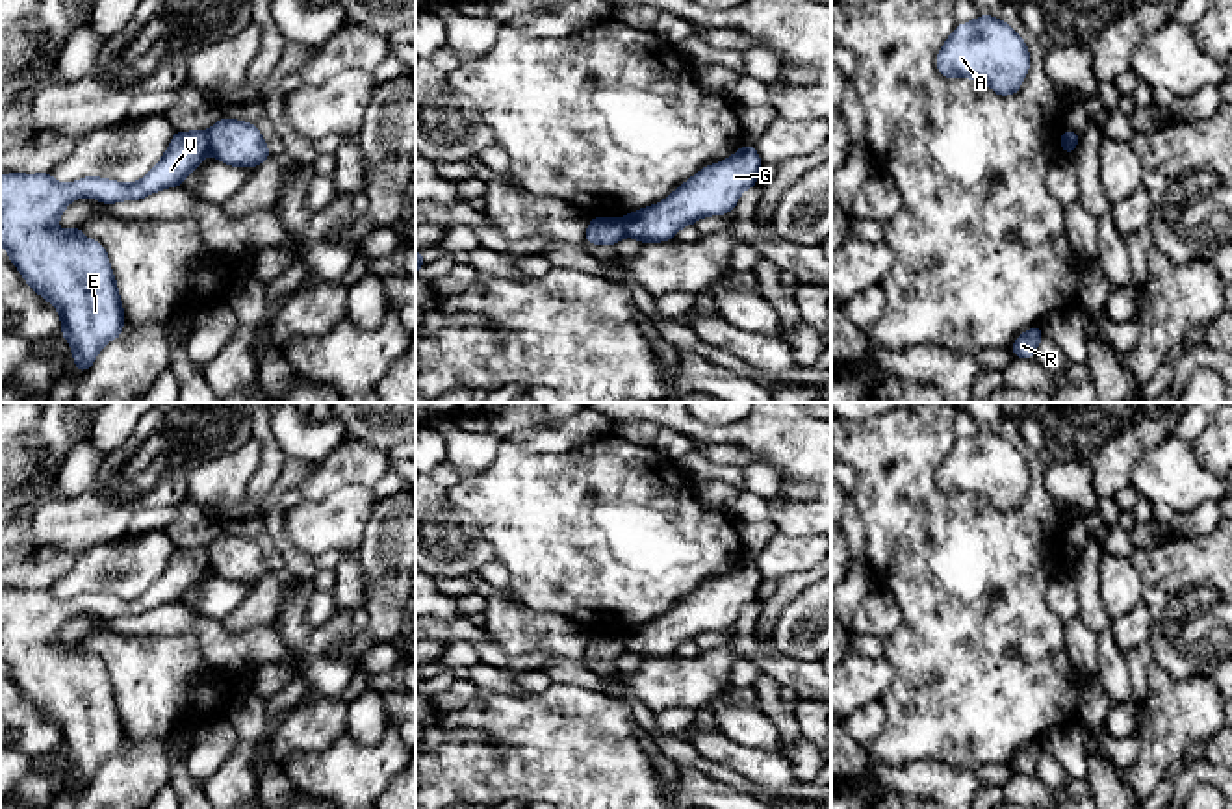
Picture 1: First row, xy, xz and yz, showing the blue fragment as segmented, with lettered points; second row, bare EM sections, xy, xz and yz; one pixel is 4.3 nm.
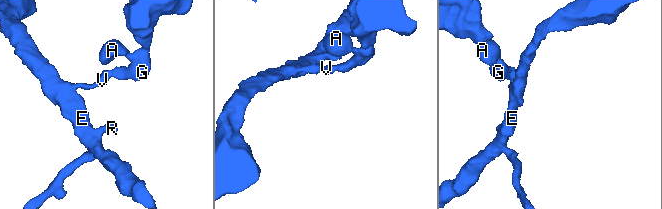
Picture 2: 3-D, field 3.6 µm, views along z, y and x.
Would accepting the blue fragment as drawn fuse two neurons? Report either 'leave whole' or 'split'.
split

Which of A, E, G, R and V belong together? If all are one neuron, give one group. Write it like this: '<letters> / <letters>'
A G / E R V

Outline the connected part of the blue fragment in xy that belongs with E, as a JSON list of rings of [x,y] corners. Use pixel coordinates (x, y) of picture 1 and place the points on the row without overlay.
[[[176,546],[173,557],[156,583],[135,599],[87,592],[71,599],[58,599],[50,588],[2,590],[0,592],[0,661],[9,668],[9,677],[43,714],[61,731],[61,750],[69,757],[78,790],[87,787],[102,763],[117,755],[124,742],[124,726],[117,707],[109,674],[100,657],[82,651],[82,642],[59,648],[61,627],[78,612],[93,612],[102,620],[139,616],[165,603],[180,603],[208,571],[208,549],[202,546]]]

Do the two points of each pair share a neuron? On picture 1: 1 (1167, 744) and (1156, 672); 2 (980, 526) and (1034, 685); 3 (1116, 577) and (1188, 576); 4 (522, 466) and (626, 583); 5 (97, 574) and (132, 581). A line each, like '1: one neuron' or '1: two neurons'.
1: one neuron
2: one neuron
3: two neurons
4: one neuron
5: one neuron

